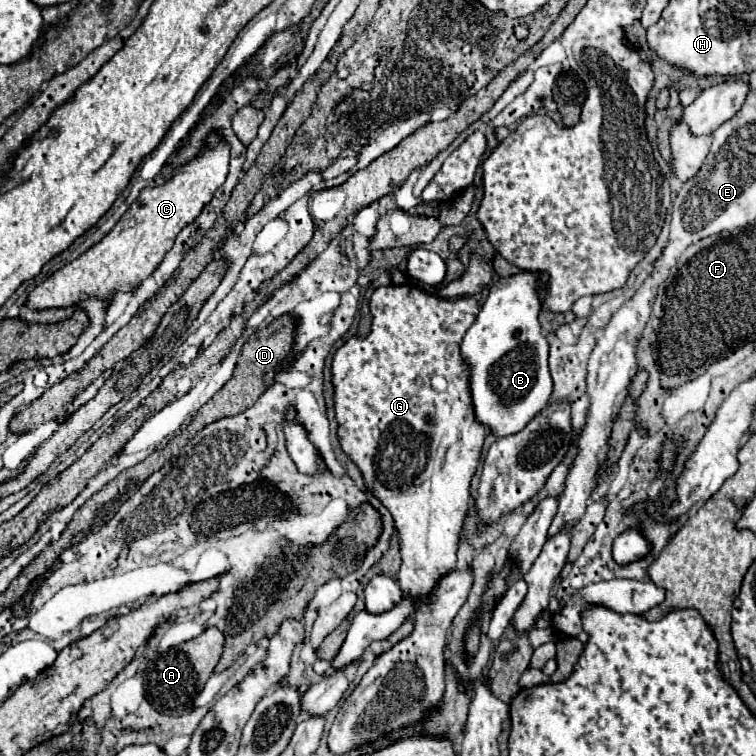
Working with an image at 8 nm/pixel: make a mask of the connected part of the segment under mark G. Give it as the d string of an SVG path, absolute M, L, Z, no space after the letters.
M383 285L377 287L371 295L371 313L373 313L373 327L371 333L365 339L349 339L341 349L337 349L333 357L333 385L335 385L335 413L337 413L337 423L339 423L339 441L343 451L357 463L357 467L363 473L365 487L373 491L375 497L383 501L383 505L391 511L395 519L395 527L401 537L401 557L403 565L399 571L399 587L403 595L411 595L415 599L415 611L425 603L435 587L439 585L439 579L447 575L447 571L455 569L455 559L457 559L457 547L459 547L459 531L463 525L463 519L467 515L467 509L471 505L471 495L469 495L469 483L471 477L477 471L479 459L481 459L481 447L485 441L485 427L475 419L473 403L471 403L471 387L469 387L469 367L465 359L461 357L461 341L467 329L471 327L471 321L475 321L479 313L479 303L475 297L459 297L459 299L443 299L429 295L417 287L411 285Z

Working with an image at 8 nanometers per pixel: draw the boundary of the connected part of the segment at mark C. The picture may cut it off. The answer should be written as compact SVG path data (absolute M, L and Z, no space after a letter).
M211 135L199 157L183 165L165 185L143 189L131 209L97 245L37 285L29 293L25 305L29 309L55 309L81 303L89 297L109 303L117 293L131 293L139 289L143 279L147 279L155 267L159 267L163 255L173 247L177 233L201 215L203 207L225 183L229 171L227 149L227 143L219 135Z

